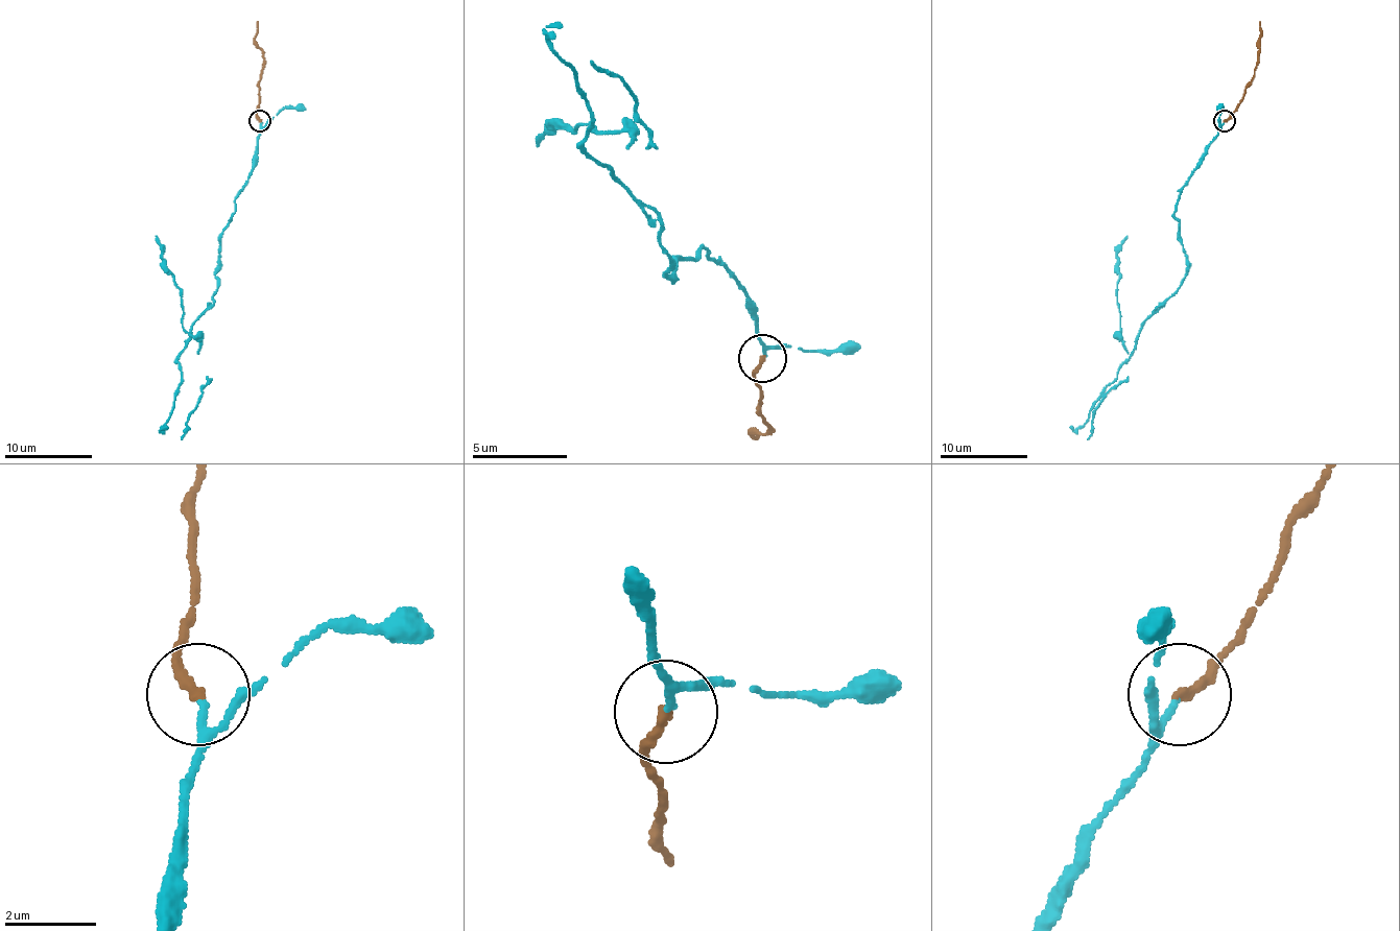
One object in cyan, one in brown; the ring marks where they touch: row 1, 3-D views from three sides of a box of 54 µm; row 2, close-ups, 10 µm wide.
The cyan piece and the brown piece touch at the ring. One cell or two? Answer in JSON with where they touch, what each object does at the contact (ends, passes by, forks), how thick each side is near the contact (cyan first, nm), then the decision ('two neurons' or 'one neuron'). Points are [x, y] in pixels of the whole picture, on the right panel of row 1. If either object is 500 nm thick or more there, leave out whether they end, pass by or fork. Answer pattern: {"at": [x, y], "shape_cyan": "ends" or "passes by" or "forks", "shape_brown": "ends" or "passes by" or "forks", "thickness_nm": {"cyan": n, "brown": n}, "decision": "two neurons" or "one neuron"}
{"at": [1225, 120], "shape_cyan": "passes by", "shape_brown": "ends", "thickness_nm": {"cyan": 110, "brown": 220}, "decision": "one neuron"}

